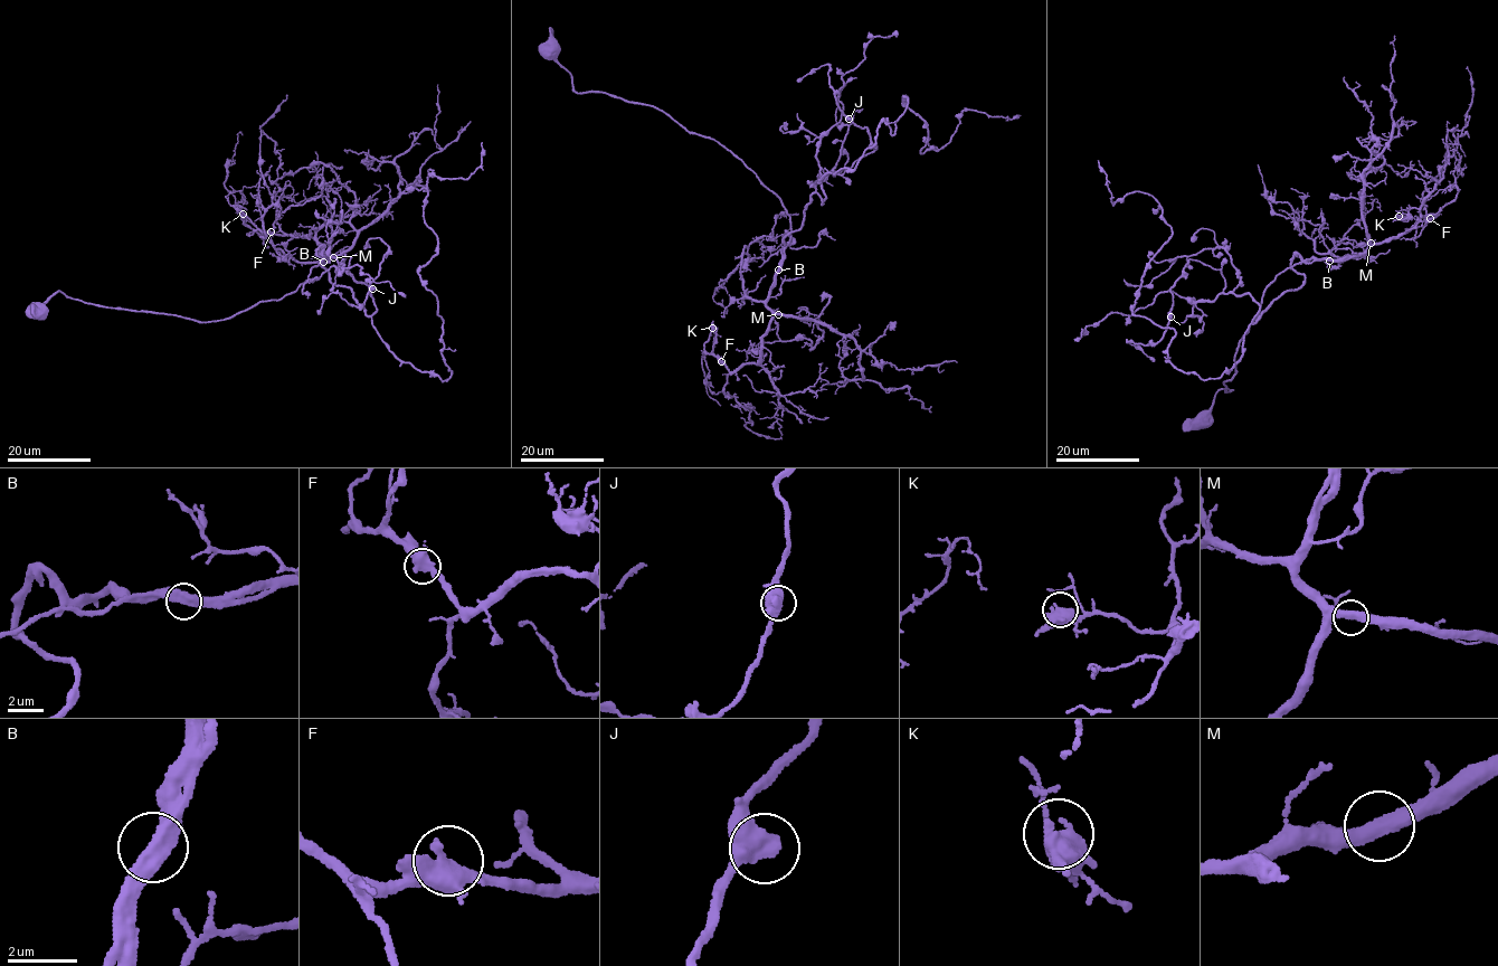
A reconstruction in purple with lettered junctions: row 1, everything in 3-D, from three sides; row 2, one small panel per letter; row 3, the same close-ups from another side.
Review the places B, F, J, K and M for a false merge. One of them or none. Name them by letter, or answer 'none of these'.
none of these

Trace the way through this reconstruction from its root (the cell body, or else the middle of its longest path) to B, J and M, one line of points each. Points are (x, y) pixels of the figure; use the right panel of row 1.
B: (1203, 422), (1219, 390), (1233, 390), (1222, 382), (1235, 373), (1235, 350), (1269, 284), (1301, 262), (1329, 261)
J: (1203, 422), (1233, 390), (1266, 289), (1292, 266), (1305, 277), (1253, 323), (1248, 293), (1190, 258), (1171, 316)
M: (1203, 422), (1219, 390), (1233, 390), (1222, 382), (1279, 274), (1346, 259), (1371, 243)

